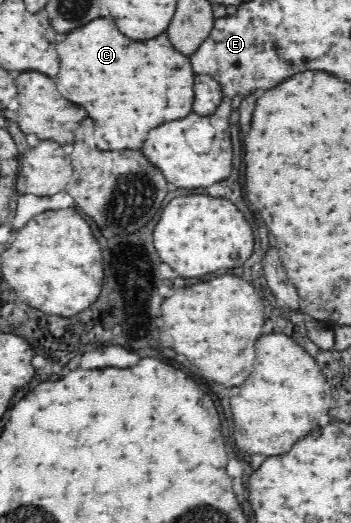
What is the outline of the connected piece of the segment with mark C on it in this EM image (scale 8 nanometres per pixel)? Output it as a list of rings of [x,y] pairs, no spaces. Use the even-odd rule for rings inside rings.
[[[95,19],[87,27],[71,31],[59,47],[61,71],[57,75],[57,89],[73,103],[87,109],[95,125],[95,137],[101,151],[119,149],[141,149],[141,141],[149,129],[155,129],[167,121],[183,119],[191,113],[194,98],[194,69],[190,59],[171,47],[167,34],[159,35],[149,43],[133,43],[129,37],[119,33],[113,19]]]

